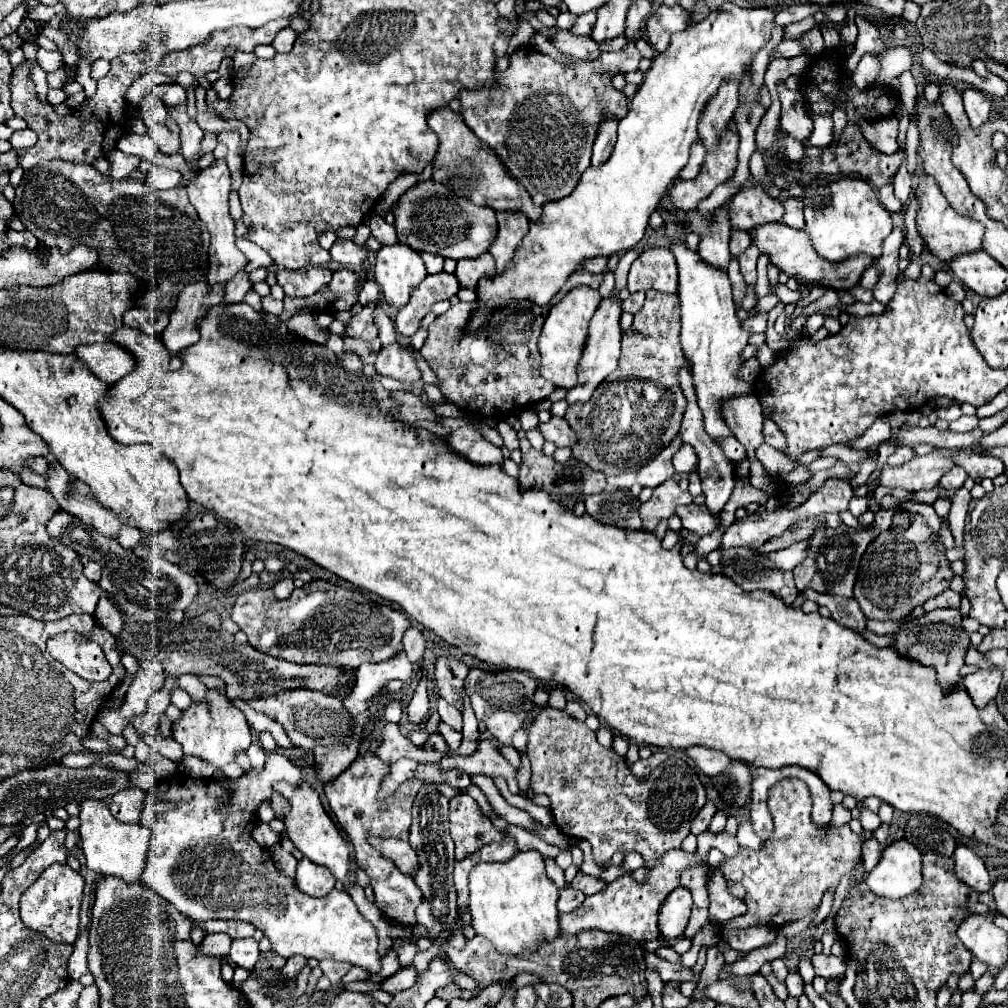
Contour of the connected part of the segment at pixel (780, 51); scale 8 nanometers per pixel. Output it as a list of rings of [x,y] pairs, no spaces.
[[[798,39],[795,40],[783,40],[776,49],[770,53],[769,61],[773,61],[774,58],[792,58],[803,53],[802,46]]]

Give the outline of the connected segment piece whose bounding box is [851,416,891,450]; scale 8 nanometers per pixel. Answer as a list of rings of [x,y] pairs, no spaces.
[[[883,416],[883,418],[879,418],[879,420],[875,420],[875,424],[873,424],[859,440],[855,440],[855,444],[851,444],[851,448],[867,450],[867,448],[871,448],[873,444],[887,442],[889,436],[891,436],[891,426],[889,426],[889,420]]]

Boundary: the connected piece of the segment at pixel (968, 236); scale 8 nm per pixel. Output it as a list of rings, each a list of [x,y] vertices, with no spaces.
[[[919,174],[919,186],[917,186],[917,196],[919,196],[919,212],[917,212],[917,230],[921,234],[921,238],[925,240],[927,250],[937,256],[941,262],[949,262],[959,254],[969,254],[969,252],[977,252],[981,248],[981,240],[983,240],[983,232],[985,226],[975,222],[975,220],[967,220],[963,216],[959,216],[957,212],[953,212],[951,204],[947,204],[947,198],[941,194],[939,186],[935,184],[935,178],[929,174]]]

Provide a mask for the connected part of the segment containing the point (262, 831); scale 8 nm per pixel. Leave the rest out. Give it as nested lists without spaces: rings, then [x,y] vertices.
[[[257,824],[255,826],[255,832],[253,832],[253,838],[263,846],[263,848],[271,848],[271,846],[275,846],[279,840],[281,840],[281,836],[283,834],[279,834],[279,832],[273,832],[271,828],[269,828],[269,824]]]

